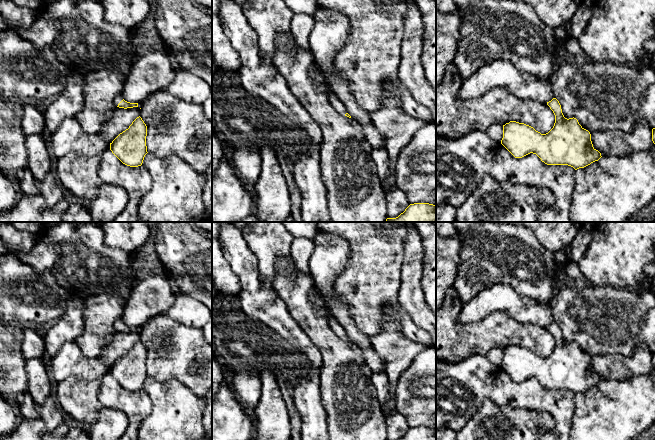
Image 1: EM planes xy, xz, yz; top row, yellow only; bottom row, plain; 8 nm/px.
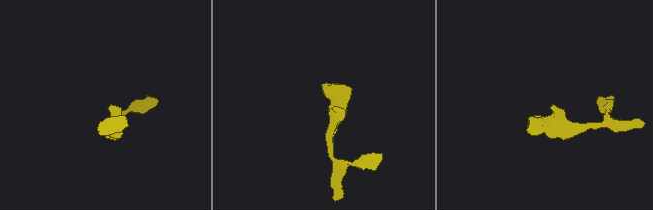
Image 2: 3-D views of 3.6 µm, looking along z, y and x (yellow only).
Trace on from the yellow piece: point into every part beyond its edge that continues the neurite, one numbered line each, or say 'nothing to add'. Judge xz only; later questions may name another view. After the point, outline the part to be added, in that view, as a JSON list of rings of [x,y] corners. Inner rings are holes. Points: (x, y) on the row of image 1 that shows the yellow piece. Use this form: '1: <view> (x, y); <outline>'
1: xz (335, 101); [[[337,95],[331,96],[330,103],[339,114],[345,116],[345,114],[347,113],[347,109],[345,107],[345,105],[337,97]]]

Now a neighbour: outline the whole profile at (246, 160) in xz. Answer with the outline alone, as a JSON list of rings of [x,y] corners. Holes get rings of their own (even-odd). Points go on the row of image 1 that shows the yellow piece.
[[[230,139],[233,149],[232,165],[249,190],[253,191],[262,168],[258,148]]]

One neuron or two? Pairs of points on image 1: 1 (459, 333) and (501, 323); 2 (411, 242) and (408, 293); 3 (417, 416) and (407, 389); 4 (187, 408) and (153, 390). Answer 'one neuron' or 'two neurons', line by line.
1: one neuron
2: one neuron
3: one neuron
4: one neuron

